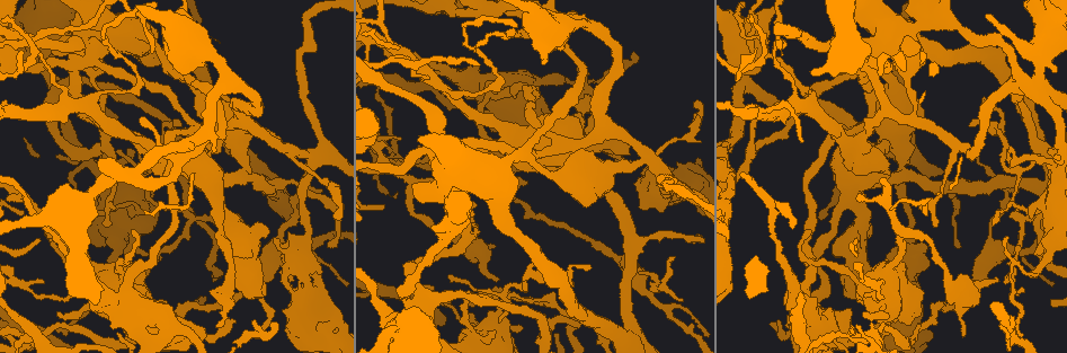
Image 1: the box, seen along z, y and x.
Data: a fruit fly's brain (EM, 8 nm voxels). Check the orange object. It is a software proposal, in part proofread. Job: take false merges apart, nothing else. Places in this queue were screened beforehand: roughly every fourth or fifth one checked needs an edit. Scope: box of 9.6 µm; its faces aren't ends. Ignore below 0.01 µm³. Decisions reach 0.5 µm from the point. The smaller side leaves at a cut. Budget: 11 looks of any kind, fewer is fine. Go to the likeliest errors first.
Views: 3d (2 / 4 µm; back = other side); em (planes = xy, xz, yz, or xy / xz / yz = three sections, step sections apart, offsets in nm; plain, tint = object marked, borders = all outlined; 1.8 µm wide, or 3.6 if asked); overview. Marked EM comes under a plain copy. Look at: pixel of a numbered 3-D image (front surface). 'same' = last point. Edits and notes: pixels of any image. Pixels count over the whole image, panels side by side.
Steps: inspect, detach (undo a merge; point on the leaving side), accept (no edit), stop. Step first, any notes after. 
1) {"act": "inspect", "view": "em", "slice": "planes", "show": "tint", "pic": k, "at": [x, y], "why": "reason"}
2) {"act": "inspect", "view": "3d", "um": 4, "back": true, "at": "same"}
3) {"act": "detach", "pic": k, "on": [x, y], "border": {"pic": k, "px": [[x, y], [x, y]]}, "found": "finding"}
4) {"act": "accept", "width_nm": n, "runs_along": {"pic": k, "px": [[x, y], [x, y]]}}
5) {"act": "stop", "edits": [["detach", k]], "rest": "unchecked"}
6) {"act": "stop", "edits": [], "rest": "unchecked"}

{"act": "inspect", "view": "3d", "um": 4, "pic": 1, "at": [1011, 296], "why": "branch point"}

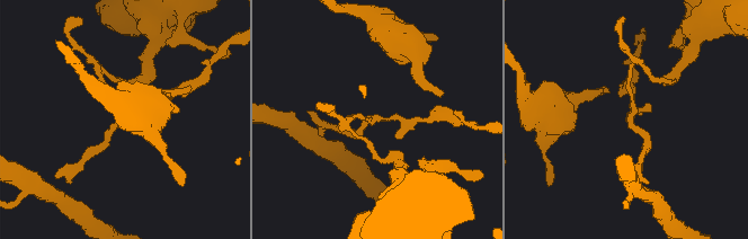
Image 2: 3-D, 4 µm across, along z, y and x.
{"act": "inspect", "view": "em", "slice": "planes", "show": "tint", "pic": 2, "at": [633, 119], "why": "shape alone is not enough"}

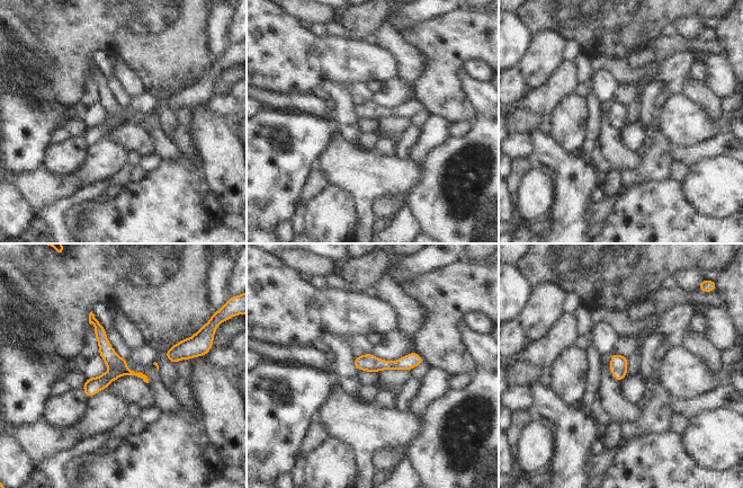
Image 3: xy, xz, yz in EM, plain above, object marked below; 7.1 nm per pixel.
{"act": "accept", "width_nm": 120, "runs_along": {"pic": 3, "px": [[91, 317], [110, 372], [88, 393]]}, "found": "all the same neuron"}

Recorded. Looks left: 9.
{"act": "inspect", "view": "3d", "um": 4, "pic": 1, "at": [886, 327], "why": "arms part here"}

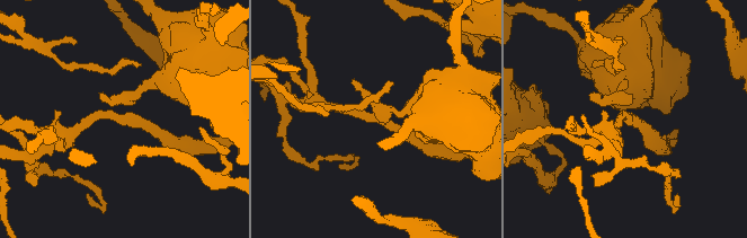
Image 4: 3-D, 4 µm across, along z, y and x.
{"act": "inspect", "view": "em", "slice": "yz", "step": 8, "show": "tint", "pic": 4, "at": [131, 118], "why": "now the EM"}

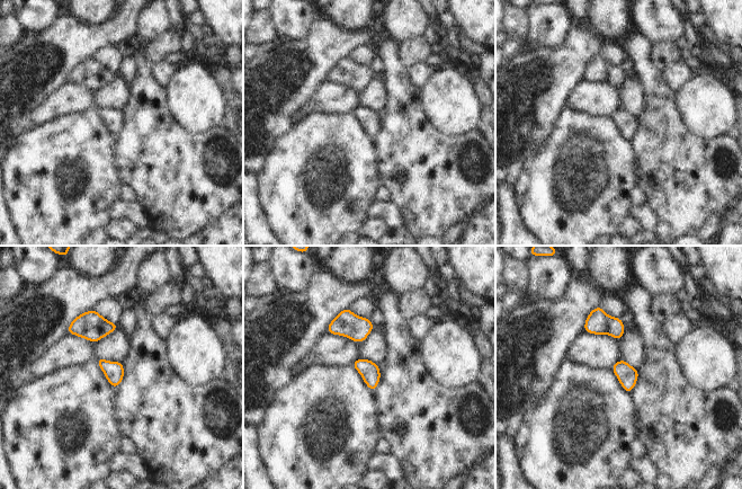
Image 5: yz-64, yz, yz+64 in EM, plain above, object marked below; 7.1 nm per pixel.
{"act": "inspect", "view": "em", "slice": "planes", "show": "tint", "at": "same", "why": "another direction"}

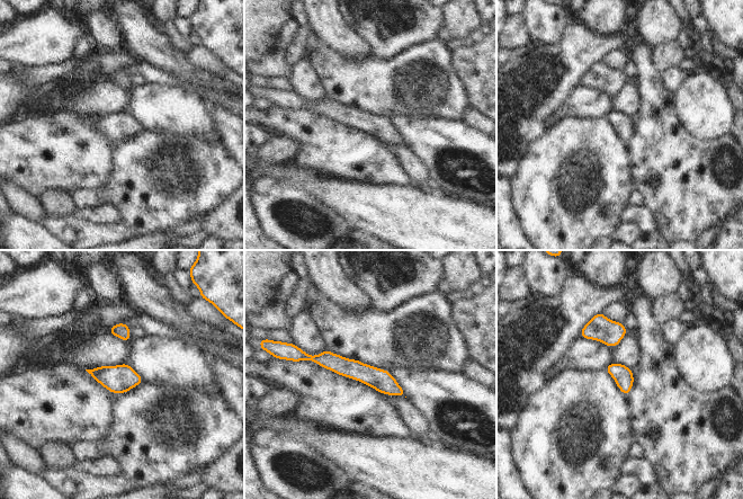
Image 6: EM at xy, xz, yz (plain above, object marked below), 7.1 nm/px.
{"act": "accept", "runs_along": {"pic": 6, "px": [[306, 356], [357, 370], [401, 393]]}, "found": "continuous, no second neuron"}

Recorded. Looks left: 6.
{"act": "inspect", "view": "3d", "um": 2, "pic": 1, "at": [562, 311], "why": "sharp bend"}

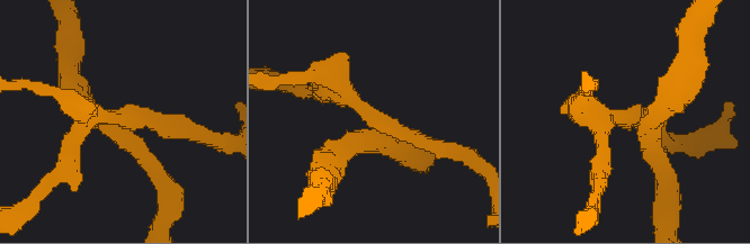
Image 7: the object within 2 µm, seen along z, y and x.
{"act": "inspect", "view": "em", "slice": "xz", "step": 16, "show": "tint", "pic": 7, "at": [374, 122]}

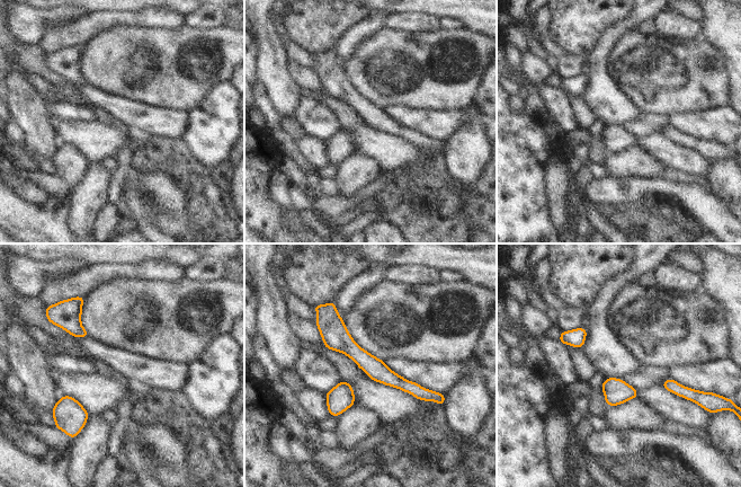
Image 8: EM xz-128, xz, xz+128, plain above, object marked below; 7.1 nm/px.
{"act": "inspect", "view": "em", "slice": "planes", "show": "tint", "at": "same"}

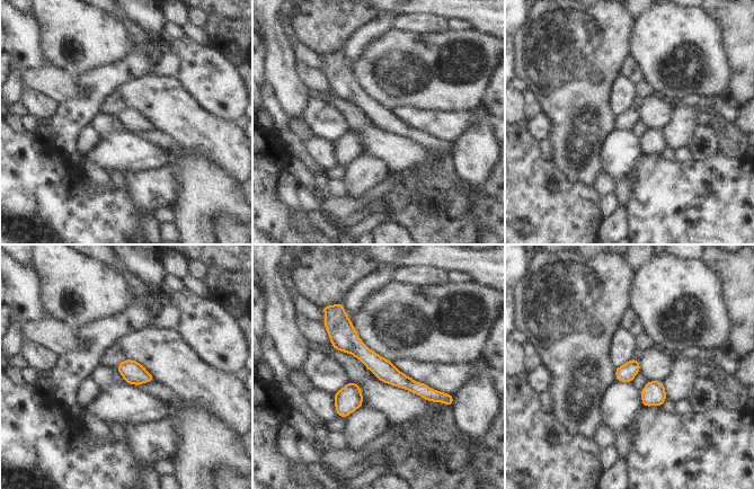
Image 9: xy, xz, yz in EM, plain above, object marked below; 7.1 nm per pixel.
{"act": "accept", "runs_along": {"pic": 9, "px": [[336, 319], [389, 374], [440, 399]]}, "found": "continuous, no second neuron"}

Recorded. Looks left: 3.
{"act": "inspect", "view": "3d", "um": 4, "back": true, "pic": 1, "at": [865, 138], "why": "small branch off a trunk"}

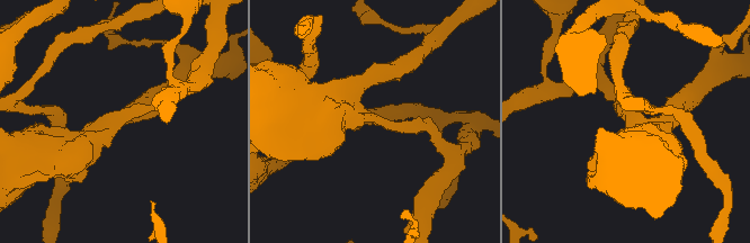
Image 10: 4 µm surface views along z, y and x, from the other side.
{"act": "inspect", "view": "em", "slice": "yz", "step": 4, "show": "borders", "pic": 10, "at": [114, 122], "arms": 3}

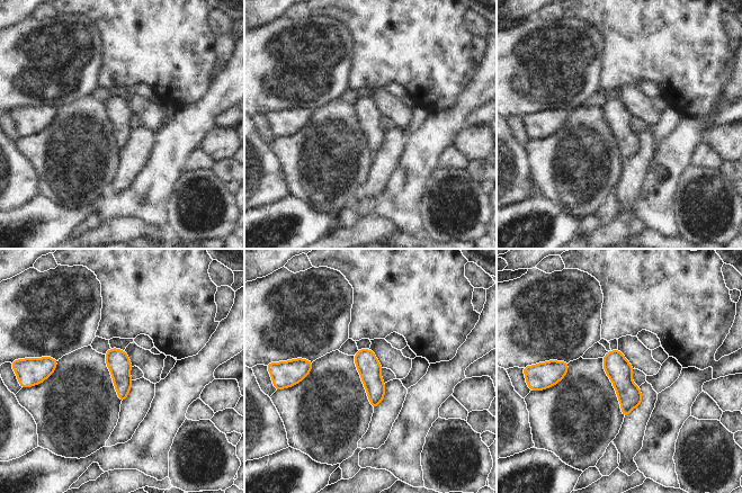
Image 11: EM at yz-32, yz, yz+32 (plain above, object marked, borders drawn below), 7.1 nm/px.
{"act": "inspect", "view": "em", "slice": "xy", "step": 16, "show": "borders", "at": "same"}

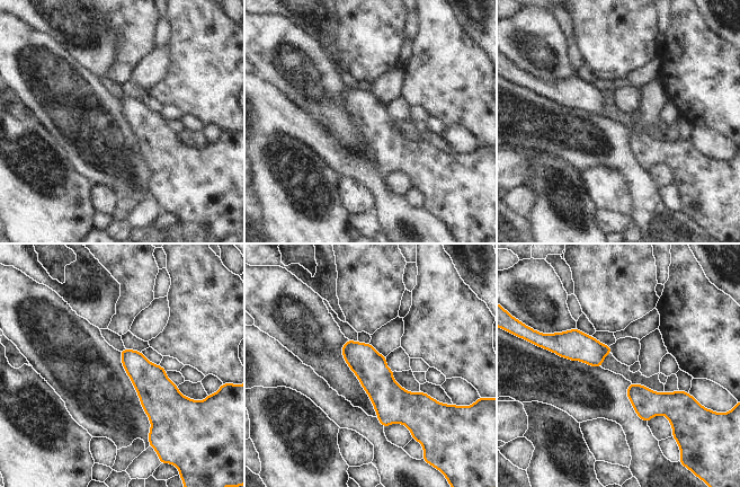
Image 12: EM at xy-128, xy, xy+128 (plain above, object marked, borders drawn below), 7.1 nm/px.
{"act": "accept", "width_nm": 120, "runs_along": {"pic": 12, "px": [[345, 348], [403, 405], [428, 405]]}, "found": "all the same neuron"}

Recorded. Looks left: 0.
{"act": "stop", "edits": [], "rest": "unchecked"}

